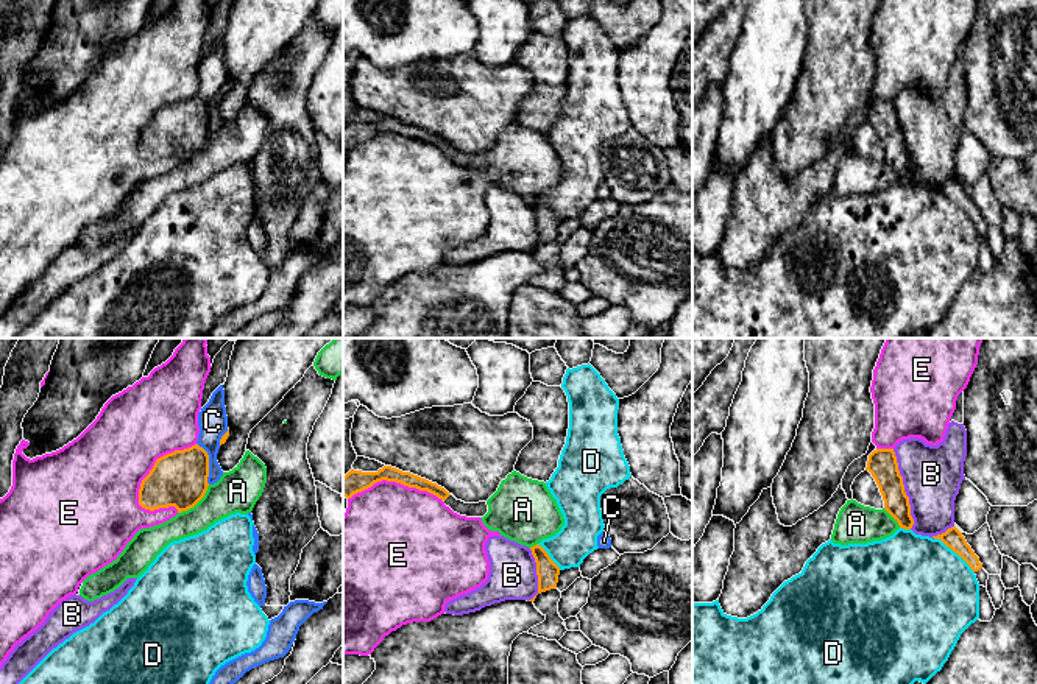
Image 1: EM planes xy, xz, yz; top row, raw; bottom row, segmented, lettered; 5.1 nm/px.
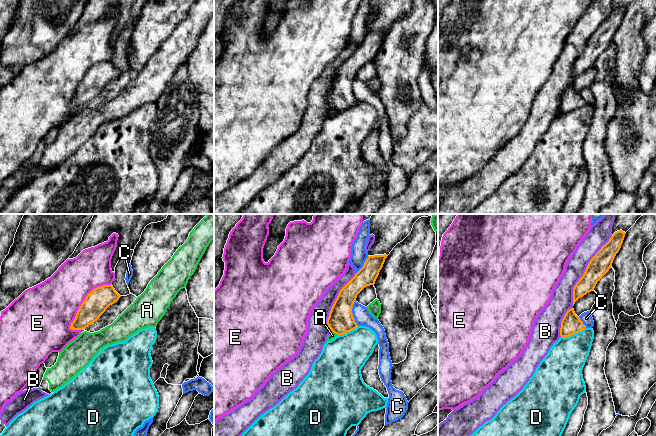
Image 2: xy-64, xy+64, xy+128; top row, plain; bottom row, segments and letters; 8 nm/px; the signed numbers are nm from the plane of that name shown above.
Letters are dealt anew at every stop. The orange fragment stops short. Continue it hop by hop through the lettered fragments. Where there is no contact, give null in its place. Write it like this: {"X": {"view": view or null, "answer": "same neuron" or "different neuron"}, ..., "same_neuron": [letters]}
{"A": {"view": "xy", "answer": "different neuron"}, "B": {"view": "yz", "answer": "different neuron"}, "C": {"view": "xy", "answer": "different neuron"}, "D": {"view": "yz", "answer": "different neuron"}, "E": {"view": "xy", "answer": "different neuron"}, "same_neuron": []}

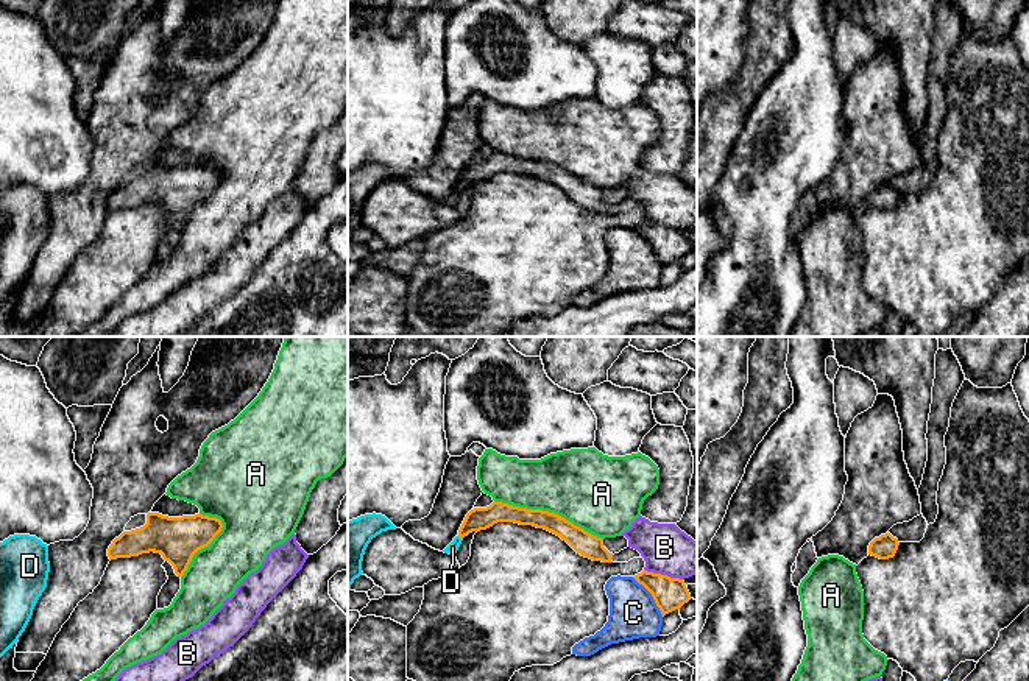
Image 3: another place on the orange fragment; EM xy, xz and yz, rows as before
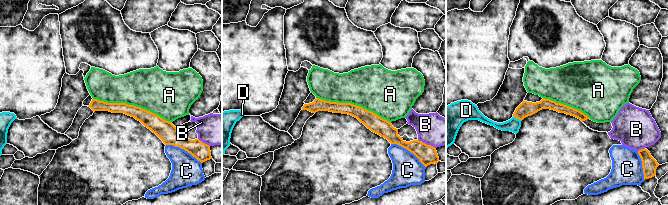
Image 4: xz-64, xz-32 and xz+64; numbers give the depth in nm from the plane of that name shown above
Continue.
{"A": {"view": "xz", "answer": "different neuron"}, "B": {"view": "xz", "answer": "different neuron"}, "C": {"view": "xz", "answer": "different neuron"}, "D": {"view": "xz", "answer": "same neuron"}, "same_neuron": ["D"]}

